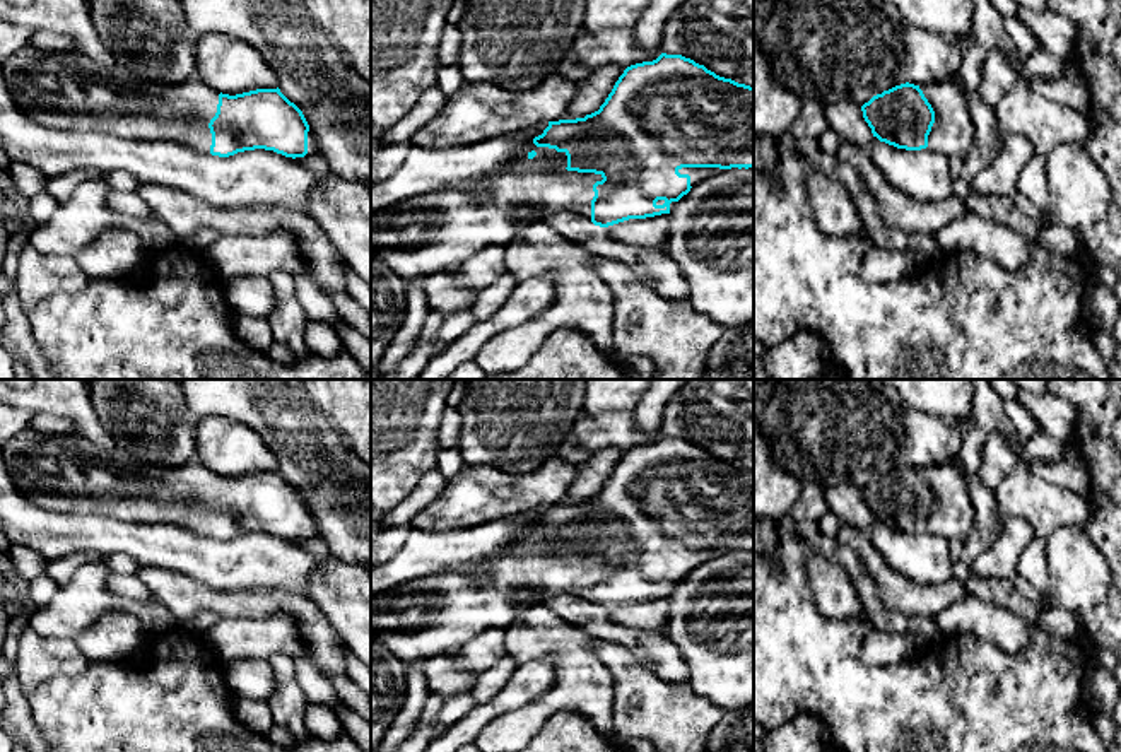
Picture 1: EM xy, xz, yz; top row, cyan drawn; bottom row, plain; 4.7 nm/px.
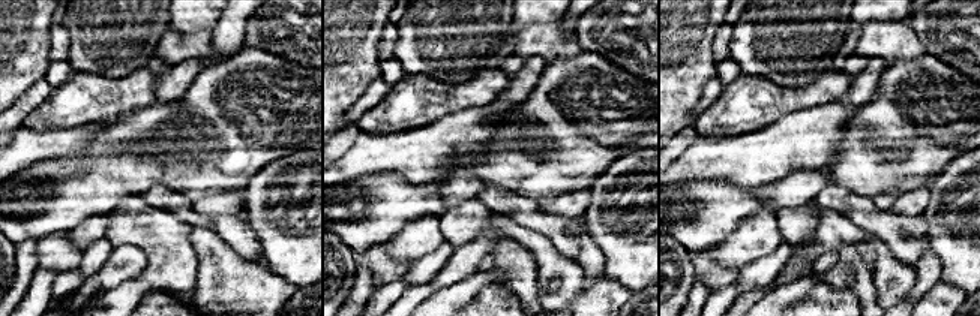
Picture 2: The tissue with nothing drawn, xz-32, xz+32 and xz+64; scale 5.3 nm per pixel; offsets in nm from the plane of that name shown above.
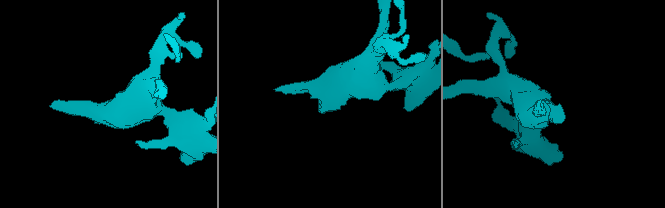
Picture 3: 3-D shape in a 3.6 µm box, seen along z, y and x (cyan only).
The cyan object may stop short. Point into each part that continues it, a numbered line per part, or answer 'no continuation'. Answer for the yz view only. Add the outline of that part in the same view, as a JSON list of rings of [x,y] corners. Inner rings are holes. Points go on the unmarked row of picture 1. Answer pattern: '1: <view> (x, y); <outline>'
1: yz (952, 516); [[[954,463],[923,467],[919,472],[935,494],[926,532],[948,542],[965,540],[974,523],[974,509],[962,472]]]

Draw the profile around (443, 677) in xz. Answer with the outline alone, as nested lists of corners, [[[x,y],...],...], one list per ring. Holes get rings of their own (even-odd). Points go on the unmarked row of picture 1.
[[[444,653],[426,660],[424,677],[429,692],[439,694],[448,701],[453,696],[468,692],[477,675],[458,668],[453,653]]]

